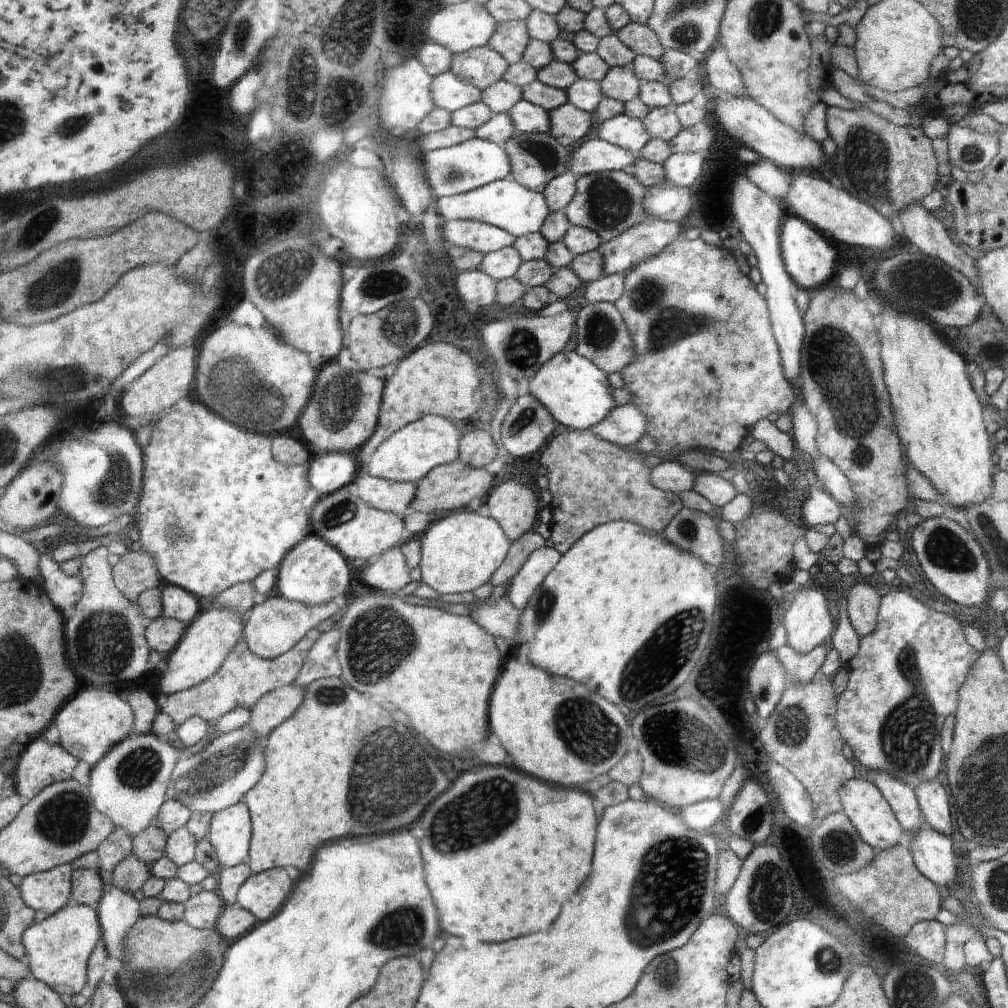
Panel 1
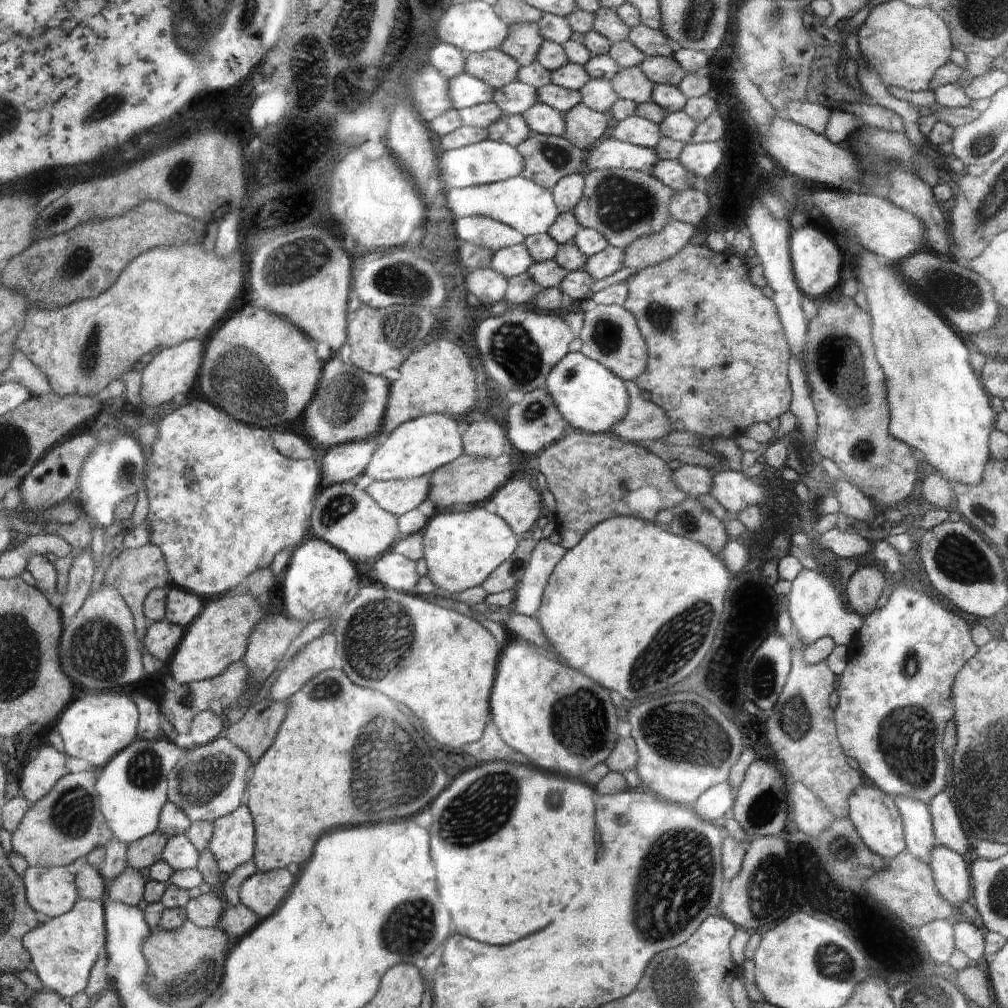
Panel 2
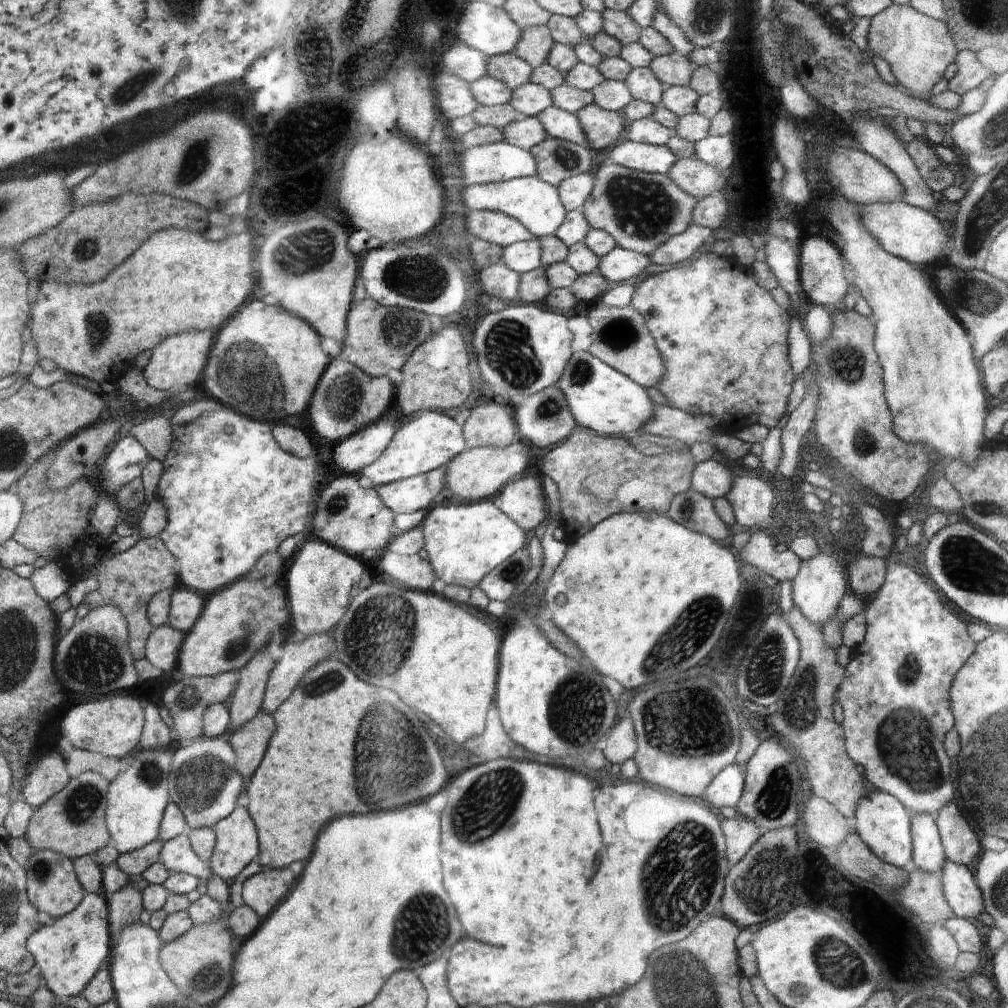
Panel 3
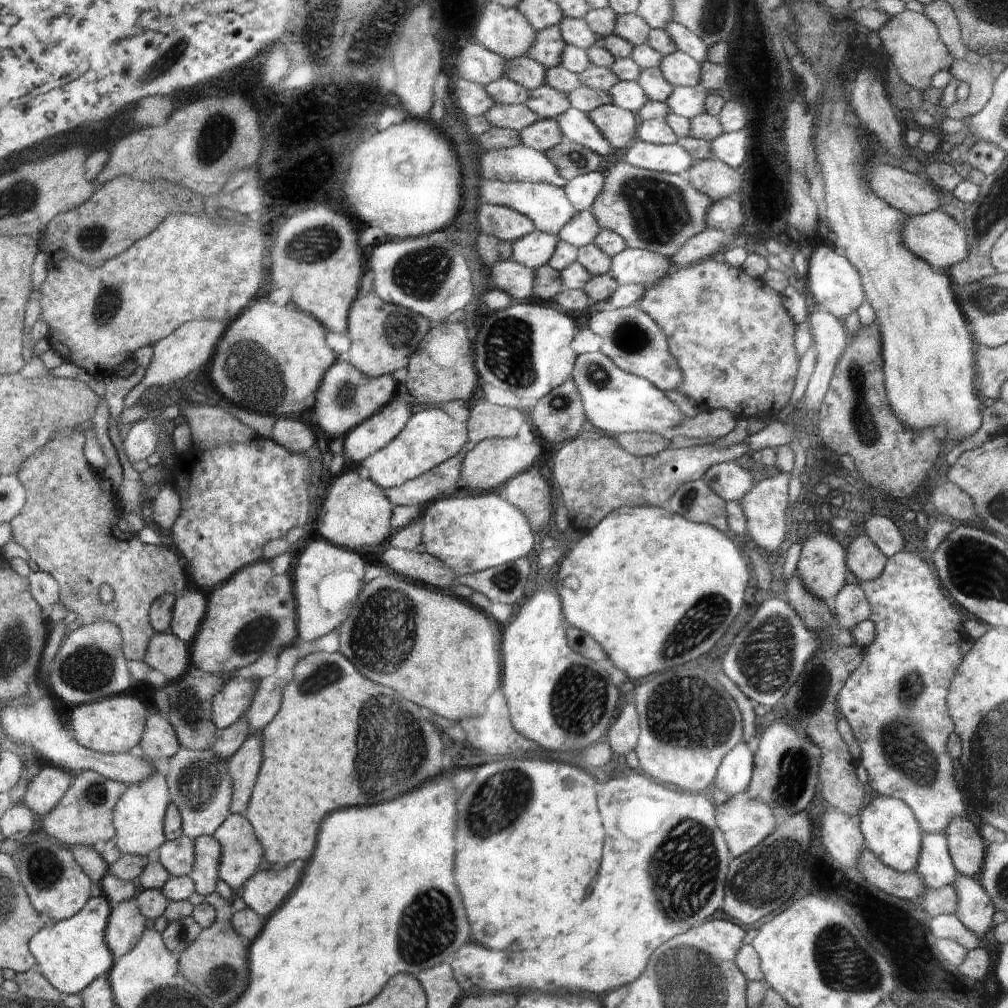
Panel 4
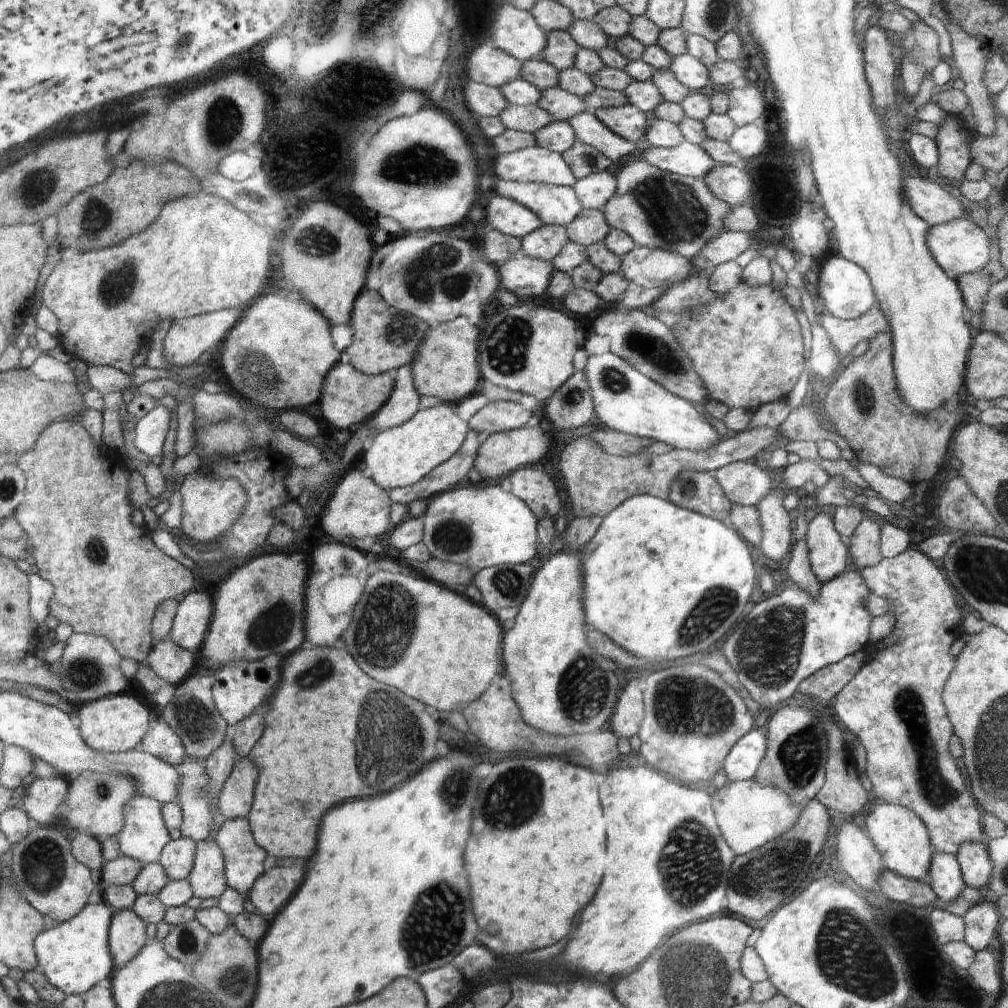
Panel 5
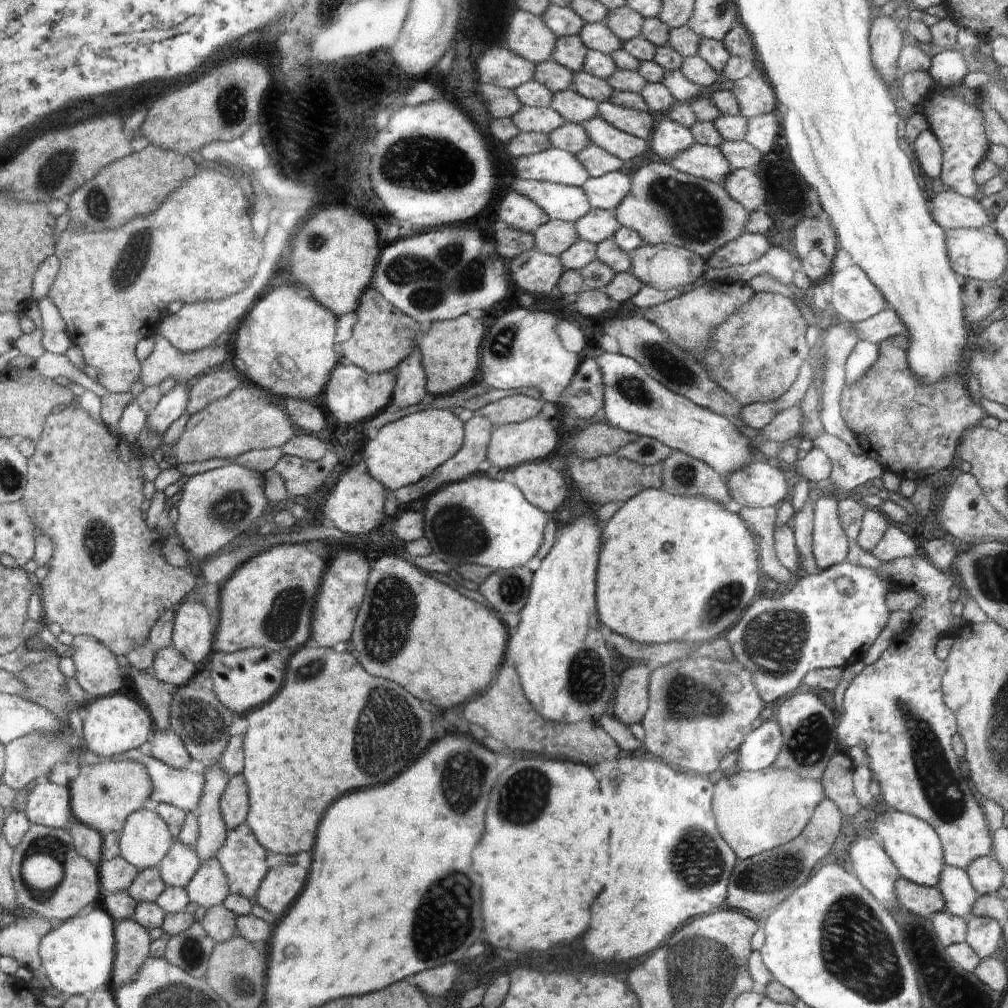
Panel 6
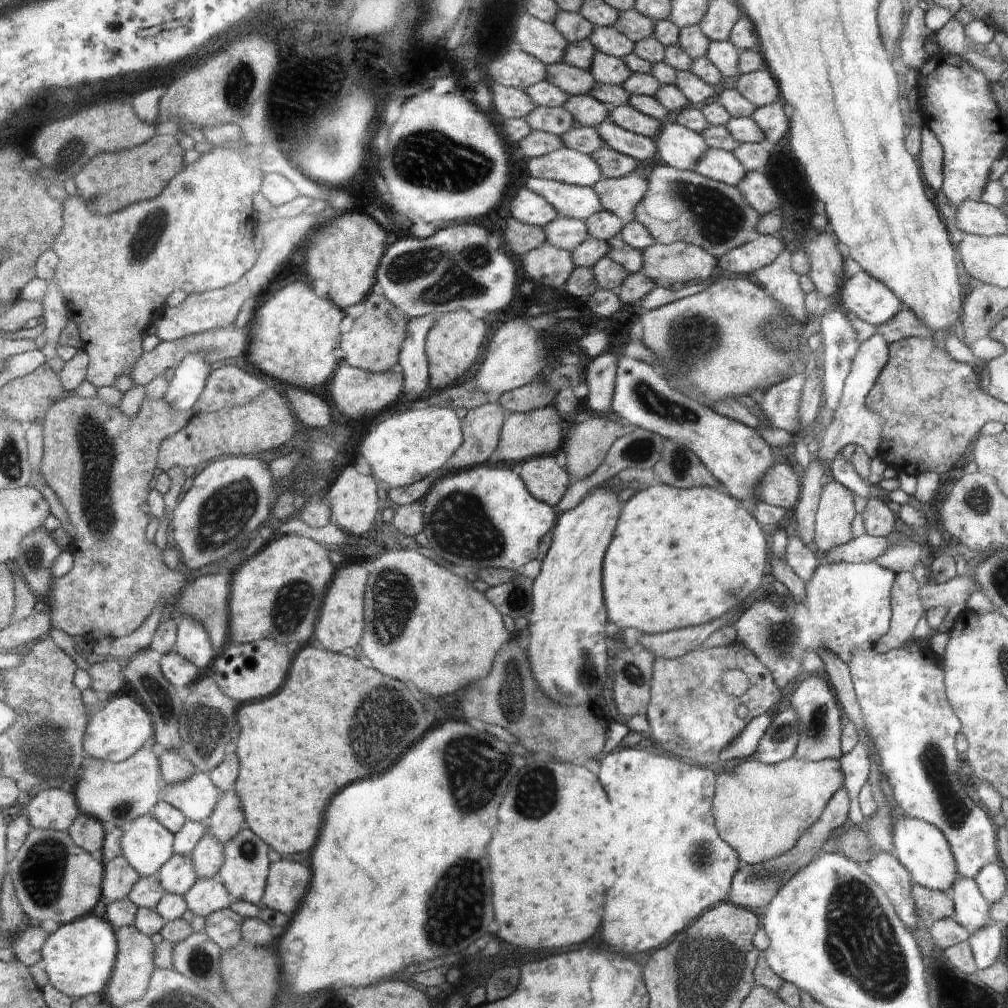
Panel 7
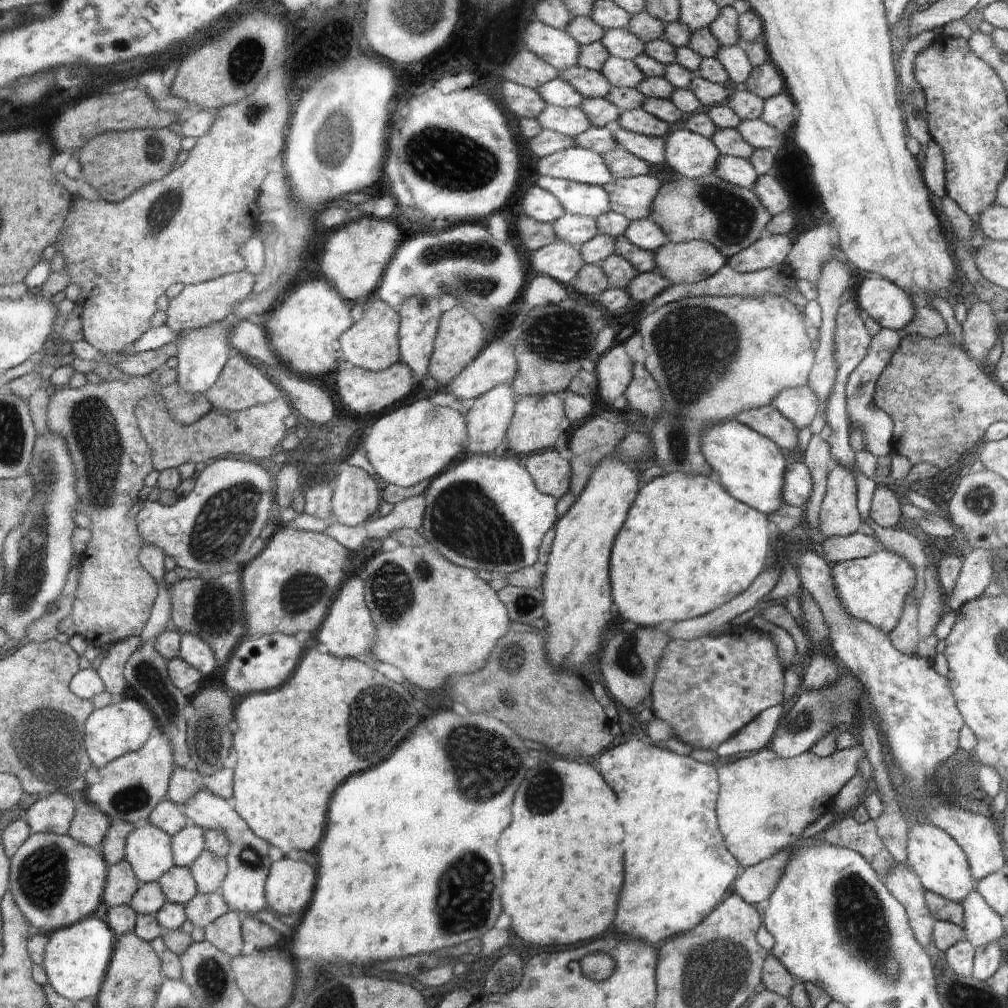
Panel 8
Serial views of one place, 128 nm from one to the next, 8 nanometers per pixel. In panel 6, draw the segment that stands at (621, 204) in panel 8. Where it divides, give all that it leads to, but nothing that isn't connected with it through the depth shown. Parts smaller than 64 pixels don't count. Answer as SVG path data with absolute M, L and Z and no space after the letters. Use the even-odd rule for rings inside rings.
M614 171L591 177L581 187L590 199L592 209L614 211L631 192L631 175Z

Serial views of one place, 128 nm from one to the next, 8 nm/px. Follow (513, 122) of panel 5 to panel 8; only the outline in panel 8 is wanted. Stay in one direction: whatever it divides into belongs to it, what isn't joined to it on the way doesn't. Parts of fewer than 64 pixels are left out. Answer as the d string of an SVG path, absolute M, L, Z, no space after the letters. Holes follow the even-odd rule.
M548 105L535 119L542 129L548 129L572 138L590 126L587 114L580 107L568 108Z

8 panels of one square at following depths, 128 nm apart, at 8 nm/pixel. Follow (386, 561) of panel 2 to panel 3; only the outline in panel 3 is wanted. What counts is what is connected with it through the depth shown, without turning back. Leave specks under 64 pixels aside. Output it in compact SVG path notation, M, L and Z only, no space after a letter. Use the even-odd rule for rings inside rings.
M386 552L380 560L380 568L392 580L412 590L429 592L432 590L432 582L436 579L430 561L422 559L418 553L404 556L395 552Z

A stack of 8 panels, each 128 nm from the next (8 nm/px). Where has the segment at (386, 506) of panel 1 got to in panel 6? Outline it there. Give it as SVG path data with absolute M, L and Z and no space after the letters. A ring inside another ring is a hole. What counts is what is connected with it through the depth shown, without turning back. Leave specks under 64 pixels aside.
M476 412L474 416L467 421L467 438L464 441L464 446L455 454L450 460L443 462L434 472L424 477L422 480L406 485L403 488L396 489L391 492L391 496L396 498L402 508L408 507L414 500L423 500L431 492L436 492L444 485L448 485L453 482L466 481L468 476L476 475L478 472L478 466L480 462L484 462L484 458L487 458L486 448L489 448L488 440L490 438L490 421L487 417L484 417L479 412Z

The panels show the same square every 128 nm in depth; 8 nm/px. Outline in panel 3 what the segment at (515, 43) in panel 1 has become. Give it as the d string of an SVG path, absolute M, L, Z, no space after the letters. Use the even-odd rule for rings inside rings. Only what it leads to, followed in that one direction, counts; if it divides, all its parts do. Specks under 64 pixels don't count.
M546 25L529 26L523 28L519 44L511 52L536 68L547 62L549 50L554 43Z

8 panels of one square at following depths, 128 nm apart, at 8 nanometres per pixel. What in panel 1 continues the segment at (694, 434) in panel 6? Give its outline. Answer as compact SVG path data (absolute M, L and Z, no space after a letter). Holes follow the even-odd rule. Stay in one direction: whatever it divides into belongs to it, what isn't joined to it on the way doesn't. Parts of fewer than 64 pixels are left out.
M563 351L552 357L532 378L530 394L536 396L551 411L557 423L569 426L570 429L589 429L598 424L614 408L612 389L608 375L598 370L595 363L580 356L574 351Z

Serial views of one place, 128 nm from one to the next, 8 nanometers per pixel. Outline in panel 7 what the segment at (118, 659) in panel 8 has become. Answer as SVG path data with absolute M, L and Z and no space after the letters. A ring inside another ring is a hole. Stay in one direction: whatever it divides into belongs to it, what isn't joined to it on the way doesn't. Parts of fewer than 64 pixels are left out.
M117 657L91 664L89 671L93 678L93 689L108 698L120 694L126 686L122 670L122 662Z

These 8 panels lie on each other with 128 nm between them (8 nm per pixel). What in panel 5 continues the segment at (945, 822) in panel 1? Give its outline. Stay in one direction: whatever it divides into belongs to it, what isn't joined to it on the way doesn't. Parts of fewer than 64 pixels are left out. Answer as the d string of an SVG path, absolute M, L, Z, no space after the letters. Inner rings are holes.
M978 841L963 842L955 854L968 887L979 889L986 886L992 872L987 847Z

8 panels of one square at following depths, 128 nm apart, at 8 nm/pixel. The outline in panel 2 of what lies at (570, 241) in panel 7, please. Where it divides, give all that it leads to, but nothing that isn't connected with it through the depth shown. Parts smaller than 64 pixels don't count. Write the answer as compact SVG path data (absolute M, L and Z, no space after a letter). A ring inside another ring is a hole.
M521 243L496 251L490 268L510 279L527 273L532 264L534 264L534 260L532 260L528 248Z

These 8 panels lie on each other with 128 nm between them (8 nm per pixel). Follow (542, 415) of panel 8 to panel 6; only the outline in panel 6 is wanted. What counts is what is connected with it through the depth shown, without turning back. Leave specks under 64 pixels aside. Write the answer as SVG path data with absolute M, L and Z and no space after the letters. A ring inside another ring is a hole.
M530 419L521 423L510 423L500 425L492 431L490 450L487 454L488 462L491 463L495 471L503 468L514 468L522 462L532 462L532 460L544 460L552 454L552 450L558 444L558 436L552 430L552 426L544 419Z

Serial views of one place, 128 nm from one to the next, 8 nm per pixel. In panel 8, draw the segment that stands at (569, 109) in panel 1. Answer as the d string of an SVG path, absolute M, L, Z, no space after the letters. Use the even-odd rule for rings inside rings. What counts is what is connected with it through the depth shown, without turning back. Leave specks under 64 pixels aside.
M642 107L622 112L615 125L649 137L660 137L666 140L668 136L668 123L648 114Z

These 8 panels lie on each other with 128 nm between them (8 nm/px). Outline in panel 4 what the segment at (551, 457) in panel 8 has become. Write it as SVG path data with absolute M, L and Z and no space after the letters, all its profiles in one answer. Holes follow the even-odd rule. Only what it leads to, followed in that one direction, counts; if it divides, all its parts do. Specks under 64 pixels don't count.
M524 471L512 478L501 493L509 503L519 507L537 532L546 530L552 522L552 492L540 474Z

